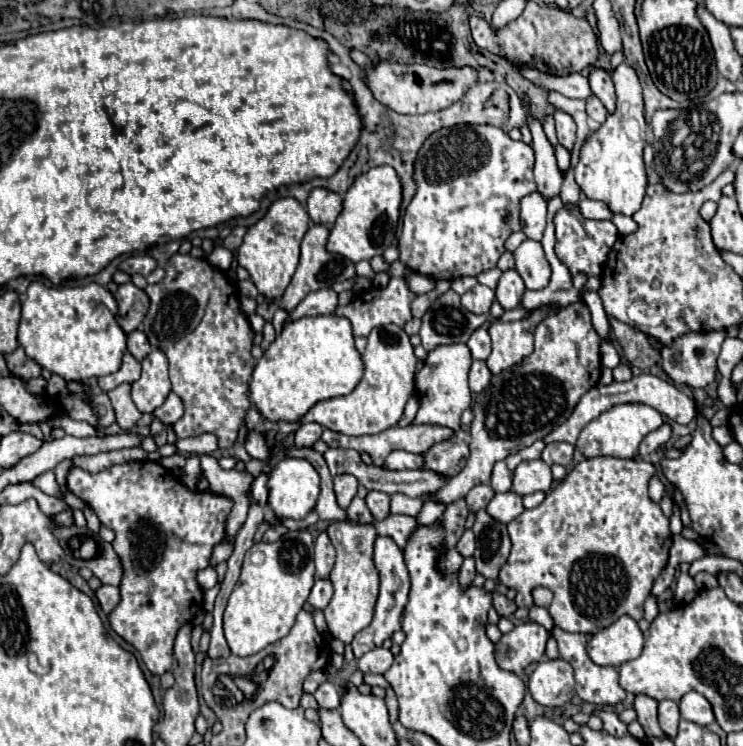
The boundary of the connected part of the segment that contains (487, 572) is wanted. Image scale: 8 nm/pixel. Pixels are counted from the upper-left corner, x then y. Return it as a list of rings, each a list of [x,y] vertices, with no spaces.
[[[477,510],[473,532],[477,542],[477,550],[473,554],[477,572],[485,578],[497,580],[497,570],[505,564],[511,550],[507,528],[505,524],[493,520],[485,510]]]

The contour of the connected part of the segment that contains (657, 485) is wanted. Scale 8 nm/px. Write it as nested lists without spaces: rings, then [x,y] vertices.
[[[653,476],[651,482],[649,482],[649,498],[659,504],[663,496],[665,496],[665,486],[663,486],[663,482],[661,482],[657,476]]]

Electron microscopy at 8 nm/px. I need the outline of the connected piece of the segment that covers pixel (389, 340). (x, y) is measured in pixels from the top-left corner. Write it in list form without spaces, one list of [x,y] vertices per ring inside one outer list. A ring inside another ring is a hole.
[[[393,324],[373,328],[367,338],[367,348],[363,352],[363,364],[365,364],[365,374],[351,394],[321,400],[303,418],[295,422],[283,422],[283,420],[277,422],[275,444],[269,448],[269,460],[279,450],[279,446],[285,442],[287,436],[295,432],[301,424],[307,424],[307,422],[317,422],[329,430],[335,430],[347,436],[379,434],[399,422],[403,408],[413,392],[413,376],[417,370],[417,358],[413,354],[413,346],[405,330]]]

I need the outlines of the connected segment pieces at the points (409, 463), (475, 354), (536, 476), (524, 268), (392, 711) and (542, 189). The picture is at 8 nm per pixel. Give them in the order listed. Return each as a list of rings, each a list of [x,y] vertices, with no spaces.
[[[395,450],[387,456],[385,466],[389,470],[407,470],[407,468],[419,468],[423,462],[421,454],[411,454],[411,452],[403,452],[403,450]]]
[[[479,328],[471,334],[471,338],[467,340],[467,346],[471,350],[471,358],[473,360],[487,360],[491,354],[491,338],[487,334],[485,328]]]
[[[541,460],[521,462],[513,474],[513,492],[519,496],[527,496],[533,492],[549,492],[551,490],[551,468]]]
[[[525,240],[513,254],[515,254],[517,272],[529,290],[541,290],[549,284],[551,266],[539,242]]]
[[[388,687],[386,689],[386,695],[384,700],[388,709],[389,720],[393,724],[398,720],[399,707],[395,692],[391,687]]]
[[[529,116],[529,128],[533,134],[533,150],[535,150],[535,182],[537,182],[537,192],[545,198],[551,200],[553,196],[559,196],[561,190],[561,174],[557,168],[555,152],[549,140],[545,138],[541,122]]]

